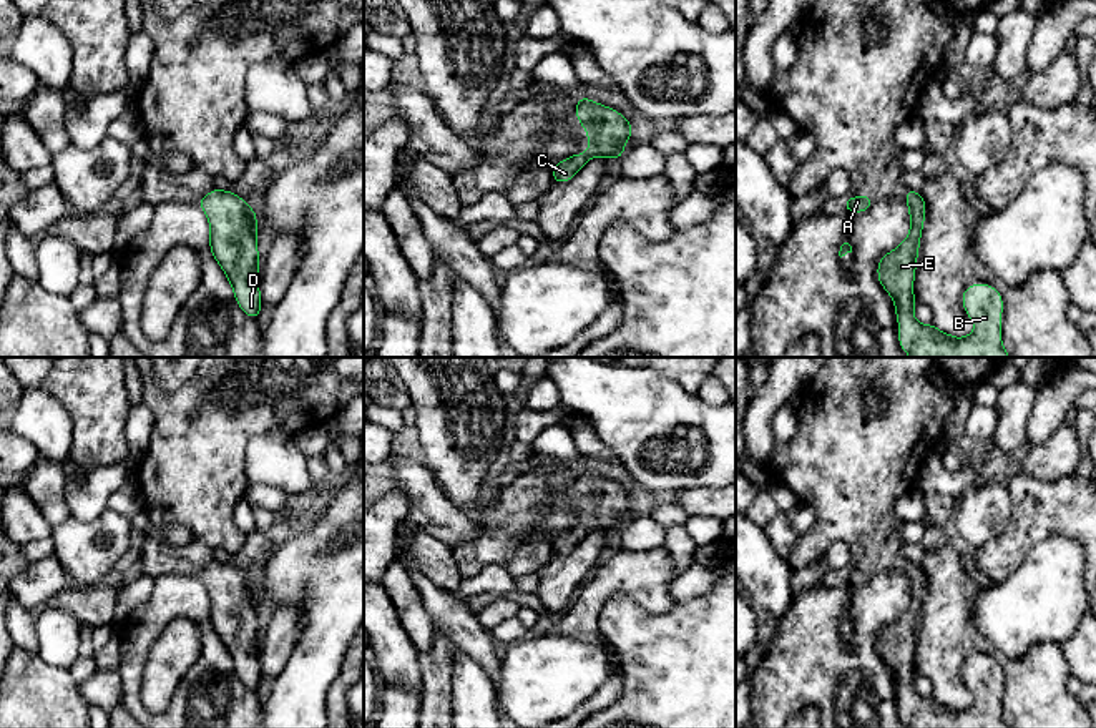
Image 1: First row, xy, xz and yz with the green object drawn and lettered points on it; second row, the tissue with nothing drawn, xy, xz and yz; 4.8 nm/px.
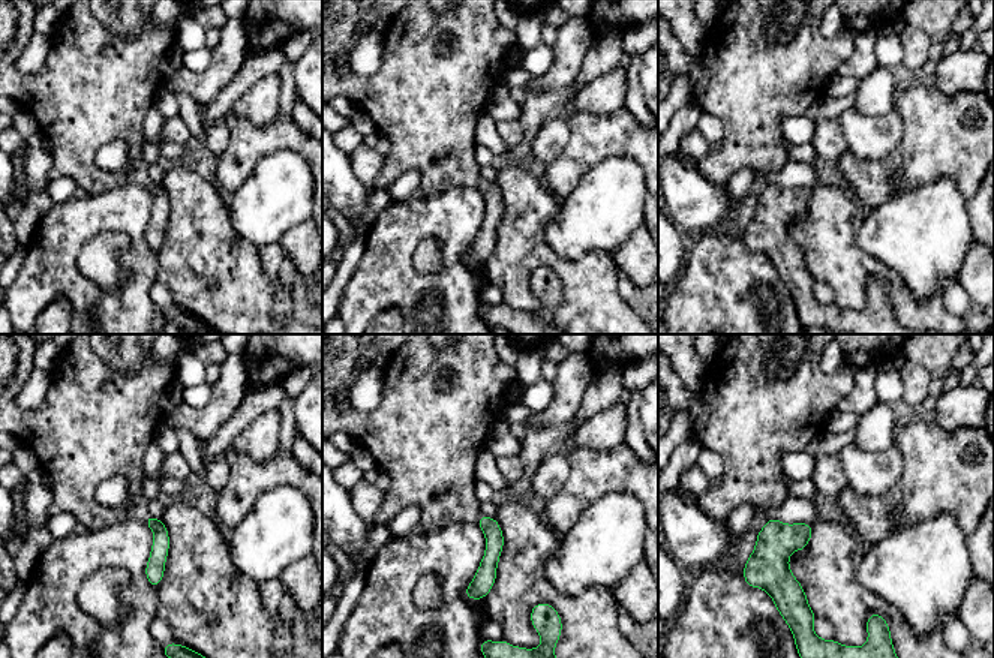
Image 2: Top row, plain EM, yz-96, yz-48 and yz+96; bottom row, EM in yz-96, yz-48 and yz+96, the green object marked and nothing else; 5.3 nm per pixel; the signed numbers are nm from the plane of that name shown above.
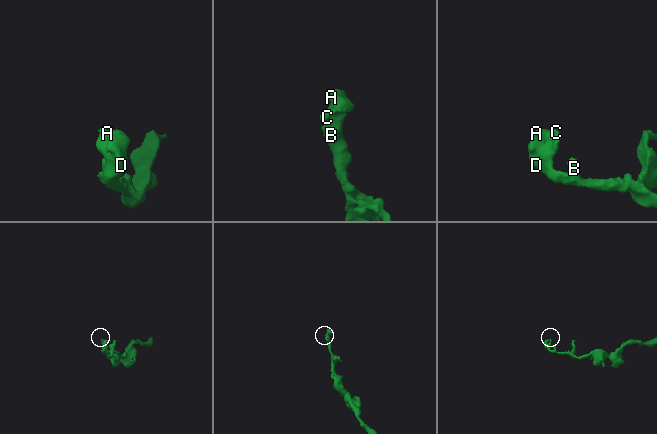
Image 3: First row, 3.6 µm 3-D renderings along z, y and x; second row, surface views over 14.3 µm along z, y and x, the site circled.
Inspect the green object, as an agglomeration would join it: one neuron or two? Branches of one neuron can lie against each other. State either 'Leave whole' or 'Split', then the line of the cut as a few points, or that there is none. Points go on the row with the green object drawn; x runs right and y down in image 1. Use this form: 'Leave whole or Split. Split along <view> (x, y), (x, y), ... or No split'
Leave whole. No split

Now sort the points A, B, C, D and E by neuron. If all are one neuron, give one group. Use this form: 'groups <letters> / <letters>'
groups A B C D E

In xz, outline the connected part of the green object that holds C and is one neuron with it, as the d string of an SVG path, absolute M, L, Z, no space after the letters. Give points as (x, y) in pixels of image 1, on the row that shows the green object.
M585 96L578 98L575 115L586 128L590 148L583 155L571 155L556 163L553 183L570 181L591 158L604 156L616 161L626 151L624 143L633 135L631 123L619 111Z

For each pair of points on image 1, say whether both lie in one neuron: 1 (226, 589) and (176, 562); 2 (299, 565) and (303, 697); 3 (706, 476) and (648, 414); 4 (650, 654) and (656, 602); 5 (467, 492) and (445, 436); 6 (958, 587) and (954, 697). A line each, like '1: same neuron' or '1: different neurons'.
1: same neuron
2: same neuron
3: same neuron
4: different neurons
5: same neuron
6: same neuron

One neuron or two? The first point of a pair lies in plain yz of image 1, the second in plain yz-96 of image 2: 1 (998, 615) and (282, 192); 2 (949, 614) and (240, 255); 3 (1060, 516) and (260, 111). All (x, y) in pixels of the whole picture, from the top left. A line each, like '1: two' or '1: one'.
1: one
2: one
3: two

